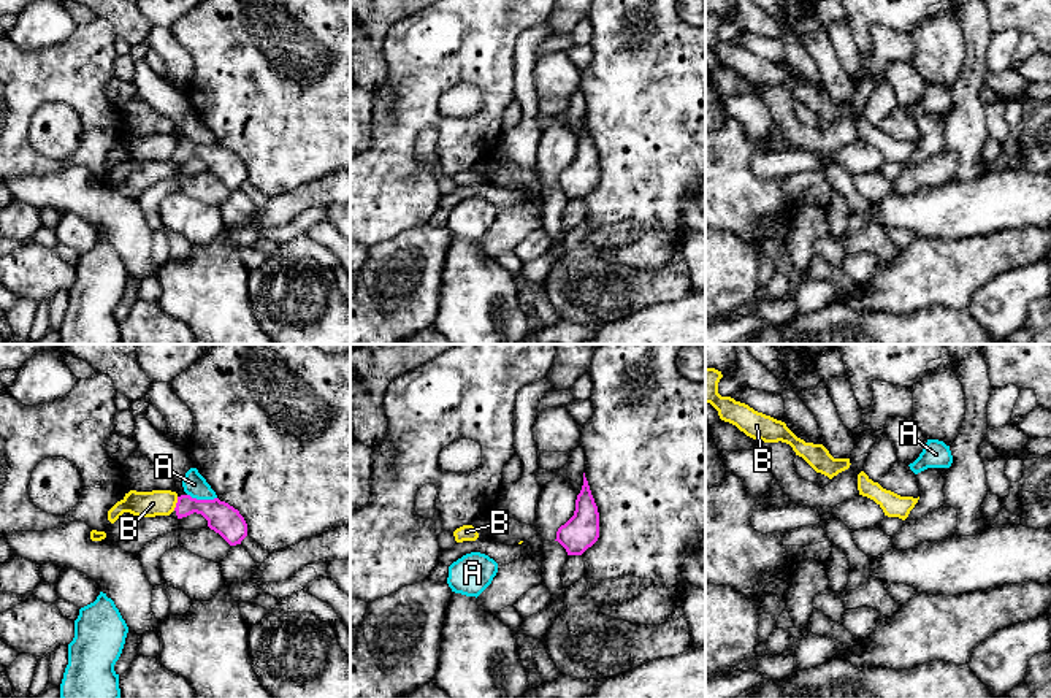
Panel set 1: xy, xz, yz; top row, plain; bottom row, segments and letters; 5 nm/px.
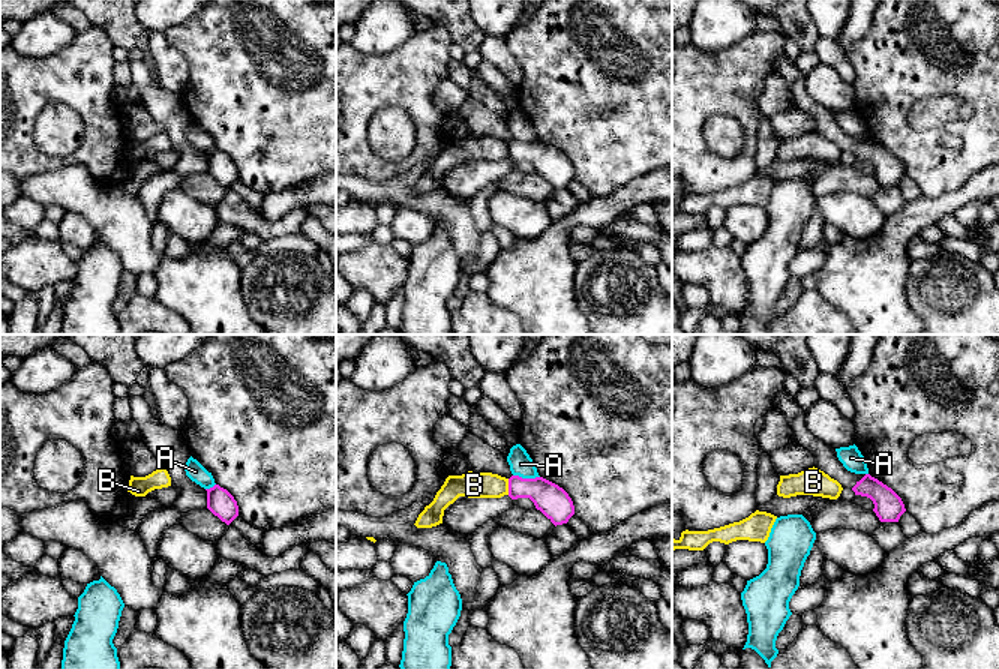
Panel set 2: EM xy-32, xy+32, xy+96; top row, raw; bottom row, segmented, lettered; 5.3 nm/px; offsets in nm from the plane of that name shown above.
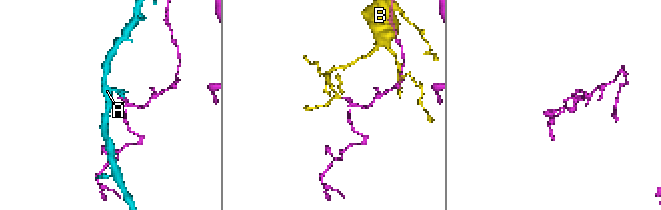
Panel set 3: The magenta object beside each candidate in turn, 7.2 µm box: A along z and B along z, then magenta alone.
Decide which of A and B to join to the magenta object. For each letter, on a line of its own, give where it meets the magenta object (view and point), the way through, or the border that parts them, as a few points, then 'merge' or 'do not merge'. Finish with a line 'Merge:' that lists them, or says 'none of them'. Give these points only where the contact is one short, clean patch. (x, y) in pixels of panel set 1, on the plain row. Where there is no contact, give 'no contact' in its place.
A: contact xy (202, 145); do not merge
B: contact xy (176, 148); border xy (178, 141), (173, 154); do not merge
Merge: none of them

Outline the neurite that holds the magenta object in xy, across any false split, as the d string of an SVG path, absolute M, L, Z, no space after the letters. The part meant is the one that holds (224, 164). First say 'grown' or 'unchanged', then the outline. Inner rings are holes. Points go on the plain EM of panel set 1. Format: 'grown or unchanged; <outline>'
unchanged; M190 140L178 141L176 148L178 163L187 162L193 157L201 159L208 165L208 171L219 178L230 190L241 189L247 181L247 168L238 154L219 143L197 144Z

